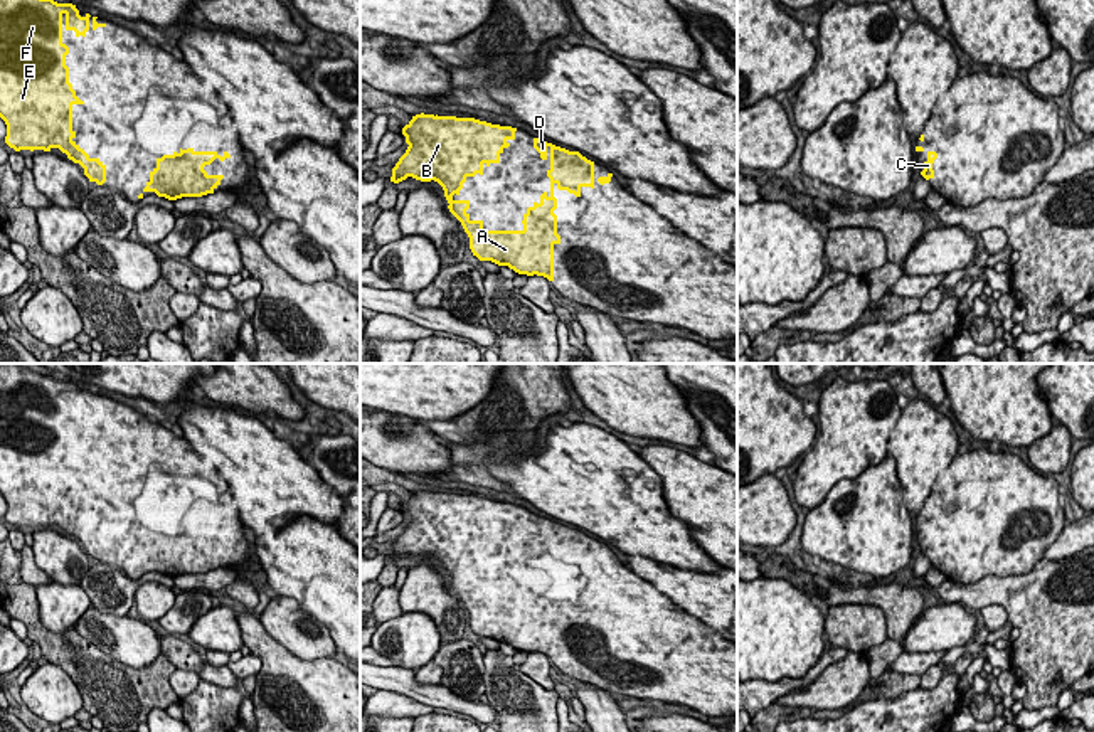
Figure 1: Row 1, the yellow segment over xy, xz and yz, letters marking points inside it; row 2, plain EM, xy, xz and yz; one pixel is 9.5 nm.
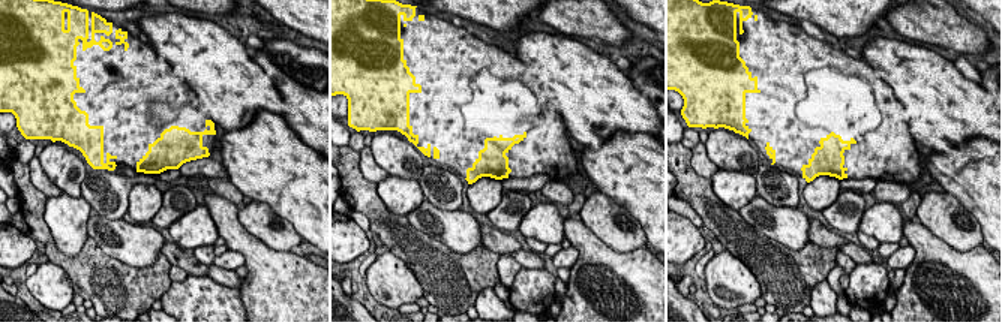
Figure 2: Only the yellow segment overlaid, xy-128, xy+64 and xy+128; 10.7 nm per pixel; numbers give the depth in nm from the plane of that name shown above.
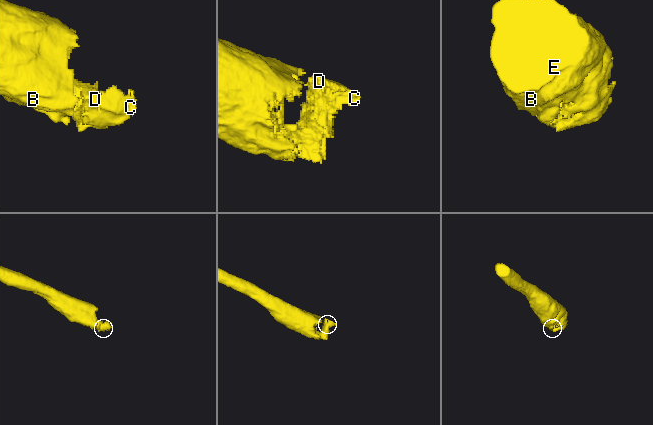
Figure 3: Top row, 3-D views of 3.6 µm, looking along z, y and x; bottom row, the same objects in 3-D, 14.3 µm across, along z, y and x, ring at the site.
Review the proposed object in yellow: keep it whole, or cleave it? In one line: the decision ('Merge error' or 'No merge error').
No merge error

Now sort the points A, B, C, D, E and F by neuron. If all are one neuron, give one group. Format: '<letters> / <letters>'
A B C D E F

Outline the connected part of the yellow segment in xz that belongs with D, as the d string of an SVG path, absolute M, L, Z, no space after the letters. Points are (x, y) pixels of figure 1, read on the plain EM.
M416 491L412 496L402 505L402 512L406 513L406 520L409 522L406 530L399 535L396 544L392 545L390 559L399 560L406 557L407 554L412 554L421 559L438 559L443 567L444 574L448 577L449 589L461 599L465 609L470 614L470 626L473 633L476 633L480 638L491 638L498 643L508 643L518 651L527 653L544 653L549 658L554 658L554 623L560 621L560 613L557 611L557 592L554 587L557 586L557 576L554 574L554 565L567 567L569 570L574 570L576 574L581 574L582 564L594 565L594 538L582 533L579 528L569 528L566 525L555 523L552 520L547 520L544 517L534 515L534 525L540 530L542 537L550 537L550 545L547 547L547 554L550 555L550 569L544 569L540 572L540 579L534 579L532 584L527 586L523 591L523 606L522 607L485 607L483 597L471 597L470 591L466 589L470 586L470 577L454 577L453 572L459 572L459 567L463 565L463 560L468 554L475 554L476 550L483 552L483 544L490 544L491 540L500 540L500 532L505 525L510 523L510 517L515 517L517 505L512 503L500 503L491 501L486 498L480 498L475 495L456 495L456 493L434 493L434 491Z

